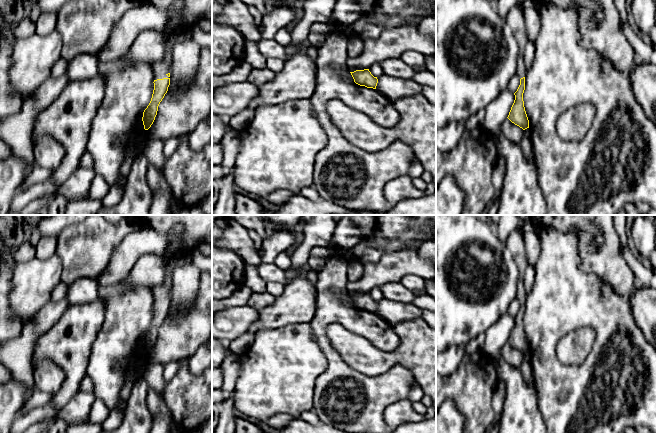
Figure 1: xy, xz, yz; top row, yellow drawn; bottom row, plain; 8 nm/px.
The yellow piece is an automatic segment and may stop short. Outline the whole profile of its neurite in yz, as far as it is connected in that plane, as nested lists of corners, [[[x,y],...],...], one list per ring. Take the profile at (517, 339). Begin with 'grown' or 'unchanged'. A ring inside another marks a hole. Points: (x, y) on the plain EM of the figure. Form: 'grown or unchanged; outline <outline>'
grown; outline [[[513,232],[509,235],[506,241],[506,249],[508,252],[508,256],[510,256],[515,262],[519,271],[516,298],[520,302],[520,309],[517,315],[514,317],[515,324],[507,342],[512,347],[525,354],[529,352],[529,344],[525,335],[523,325],[523,317],[525,314],[525,299],[527,297],[523,277],[525,275],[525,270],[528,266],[528,262],[526,250],[524,247],[524,240],[518,232]]]

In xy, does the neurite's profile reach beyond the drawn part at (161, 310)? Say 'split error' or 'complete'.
split error

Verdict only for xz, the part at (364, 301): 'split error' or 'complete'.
complete

